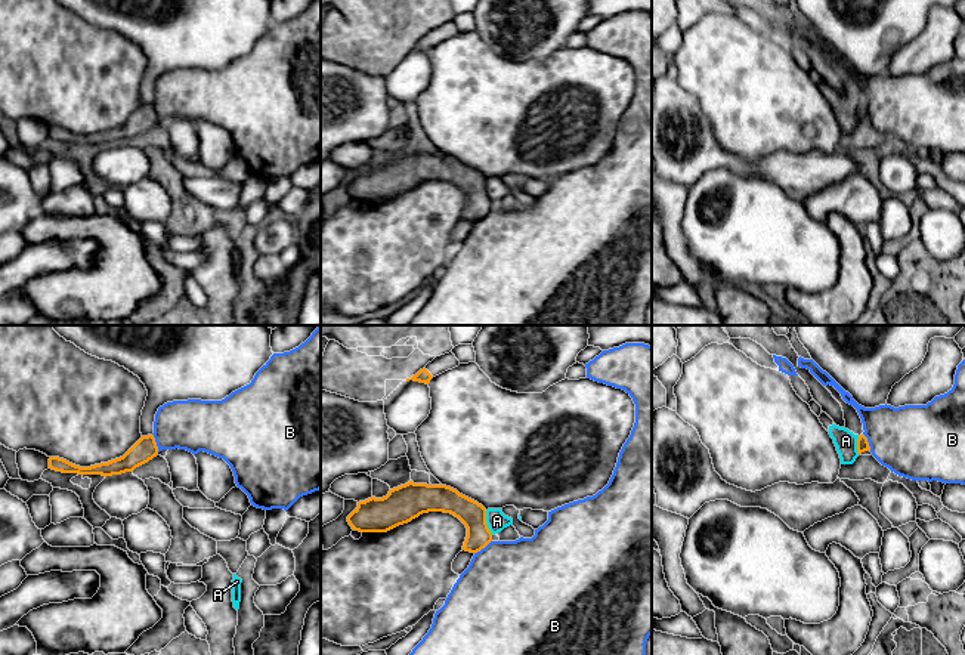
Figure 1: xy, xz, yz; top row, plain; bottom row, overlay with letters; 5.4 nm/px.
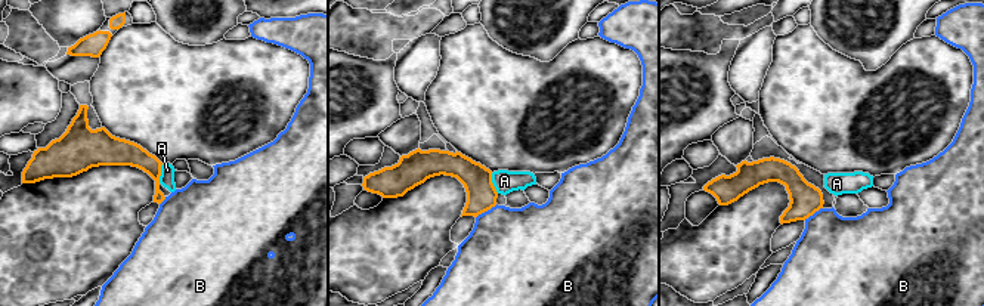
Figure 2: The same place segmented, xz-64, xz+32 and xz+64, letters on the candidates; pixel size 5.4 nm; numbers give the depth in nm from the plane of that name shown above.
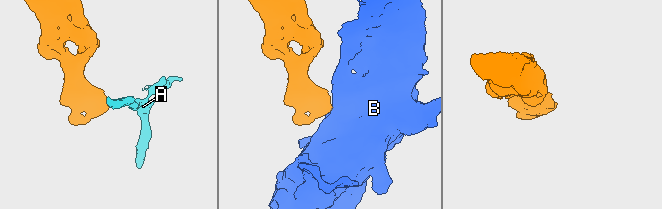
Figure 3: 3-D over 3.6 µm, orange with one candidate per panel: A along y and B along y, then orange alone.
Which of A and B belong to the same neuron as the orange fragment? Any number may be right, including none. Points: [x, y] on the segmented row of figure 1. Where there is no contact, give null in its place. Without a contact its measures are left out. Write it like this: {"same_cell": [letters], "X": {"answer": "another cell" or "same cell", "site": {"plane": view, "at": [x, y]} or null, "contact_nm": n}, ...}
{"same_cell": [], "A": {"answer": "another cell", "site": {"plane": "xz", "at": [485, 522]}, "contact_nm": 140}, "B": {"answer": "another cell", "site": {"plane": "xy", "at": [155, 442]}, "contact_nm": 110}}

